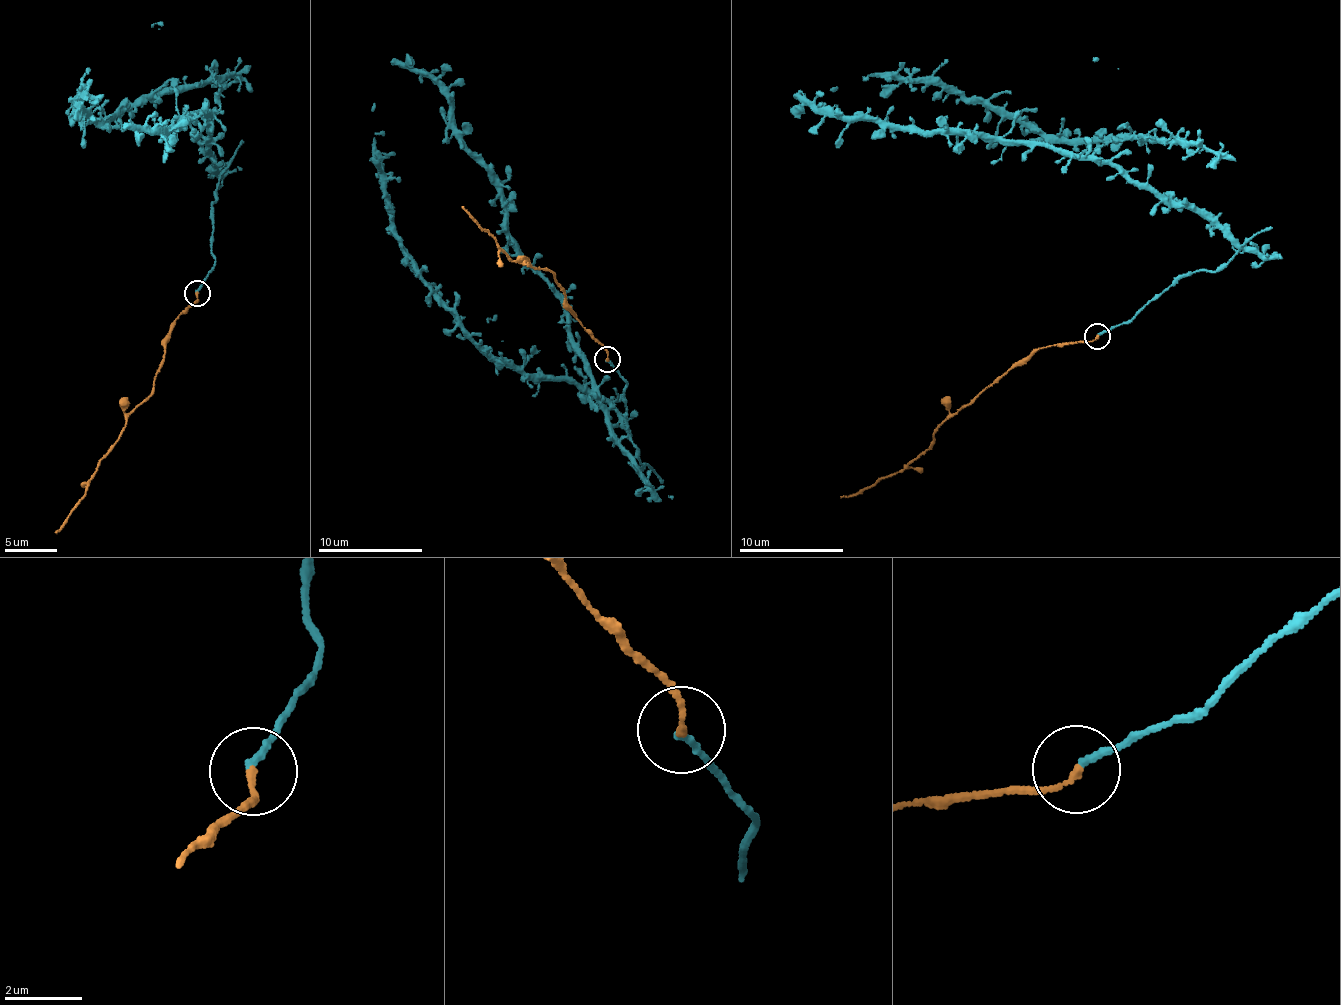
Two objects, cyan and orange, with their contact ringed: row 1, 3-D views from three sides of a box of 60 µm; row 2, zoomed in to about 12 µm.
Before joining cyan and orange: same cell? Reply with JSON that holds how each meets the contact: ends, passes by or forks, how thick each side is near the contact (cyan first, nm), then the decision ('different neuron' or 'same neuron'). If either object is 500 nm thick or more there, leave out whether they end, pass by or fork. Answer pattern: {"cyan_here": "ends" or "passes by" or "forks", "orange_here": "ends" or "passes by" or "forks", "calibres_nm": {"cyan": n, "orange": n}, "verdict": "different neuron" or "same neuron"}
{"cyan_here": "ends", "orange_here": "ends", "calibres_nm": {"cyan": 190, "orange": 160}, "verdict": "same neuron"}

